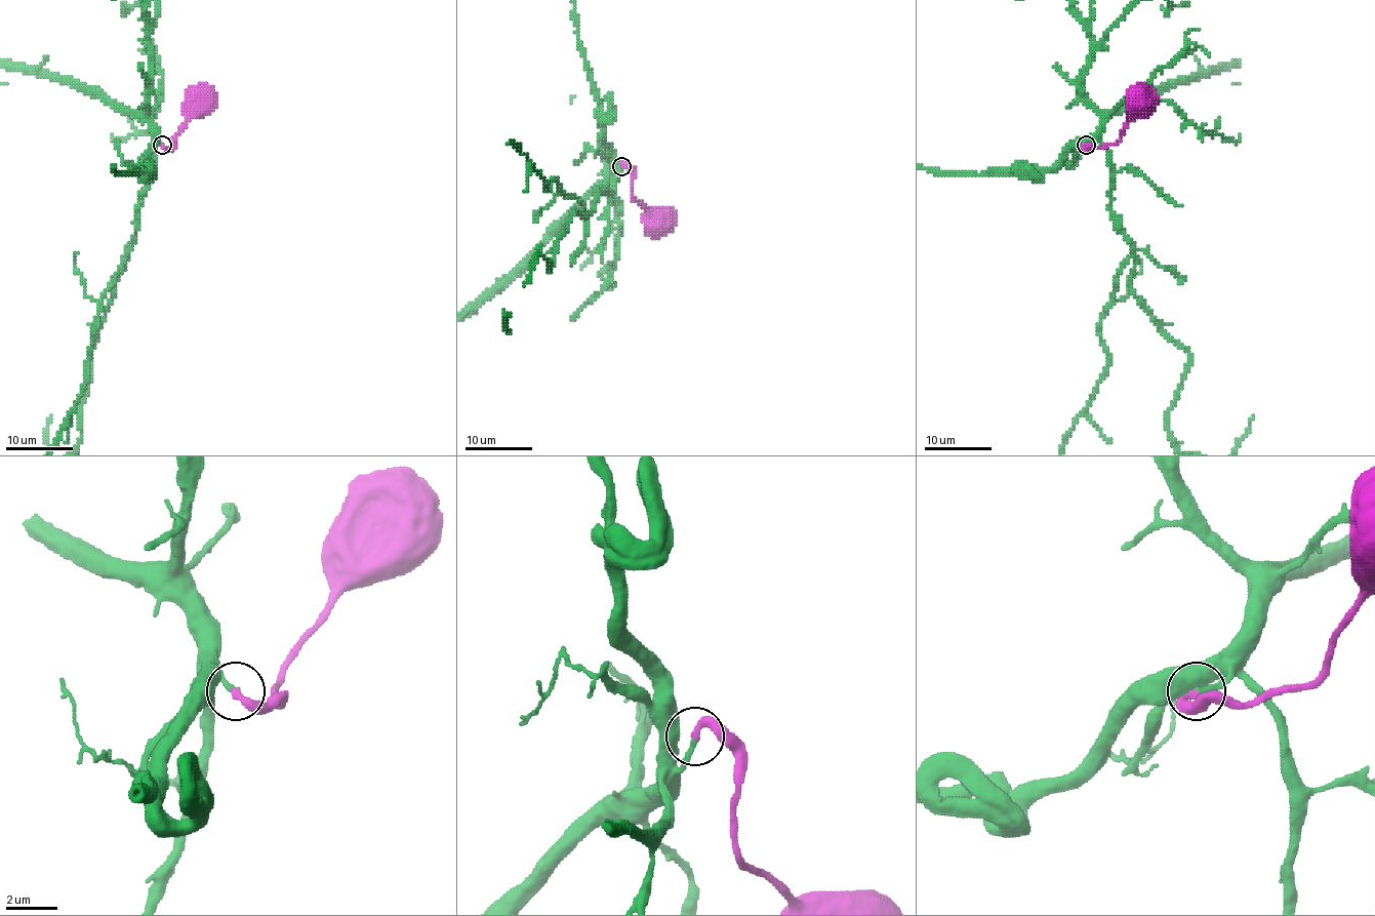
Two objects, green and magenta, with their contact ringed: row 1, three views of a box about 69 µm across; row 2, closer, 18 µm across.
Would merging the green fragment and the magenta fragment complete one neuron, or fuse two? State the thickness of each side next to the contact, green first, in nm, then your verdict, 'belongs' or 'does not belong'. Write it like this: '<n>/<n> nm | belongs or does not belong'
200/280 nm | belongs

